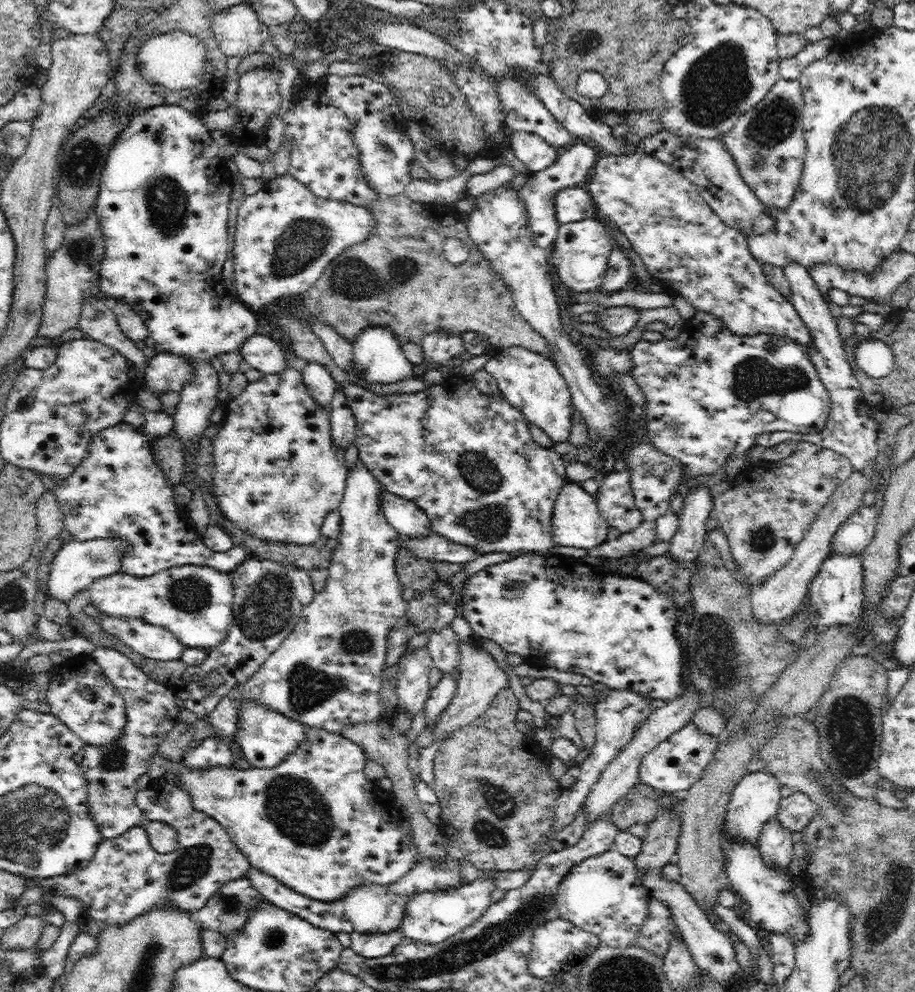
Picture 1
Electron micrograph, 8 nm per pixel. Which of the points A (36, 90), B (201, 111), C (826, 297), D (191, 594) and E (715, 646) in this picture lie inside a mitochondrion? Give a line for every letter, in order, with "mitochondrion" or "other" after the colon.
A: other
B: other
C: other
D: mitochondrion
E: mitochondrion

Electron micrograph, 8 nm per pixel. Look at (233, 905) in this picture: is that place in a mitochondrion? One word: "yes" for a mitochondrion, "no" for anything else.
yes

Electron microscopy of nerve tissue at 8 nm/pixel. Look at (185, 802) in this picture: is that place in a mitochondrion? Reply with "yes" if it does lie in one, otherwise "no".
no

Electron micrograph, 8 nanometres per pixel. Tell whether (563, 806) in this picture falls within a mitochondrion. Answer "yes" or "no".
no

